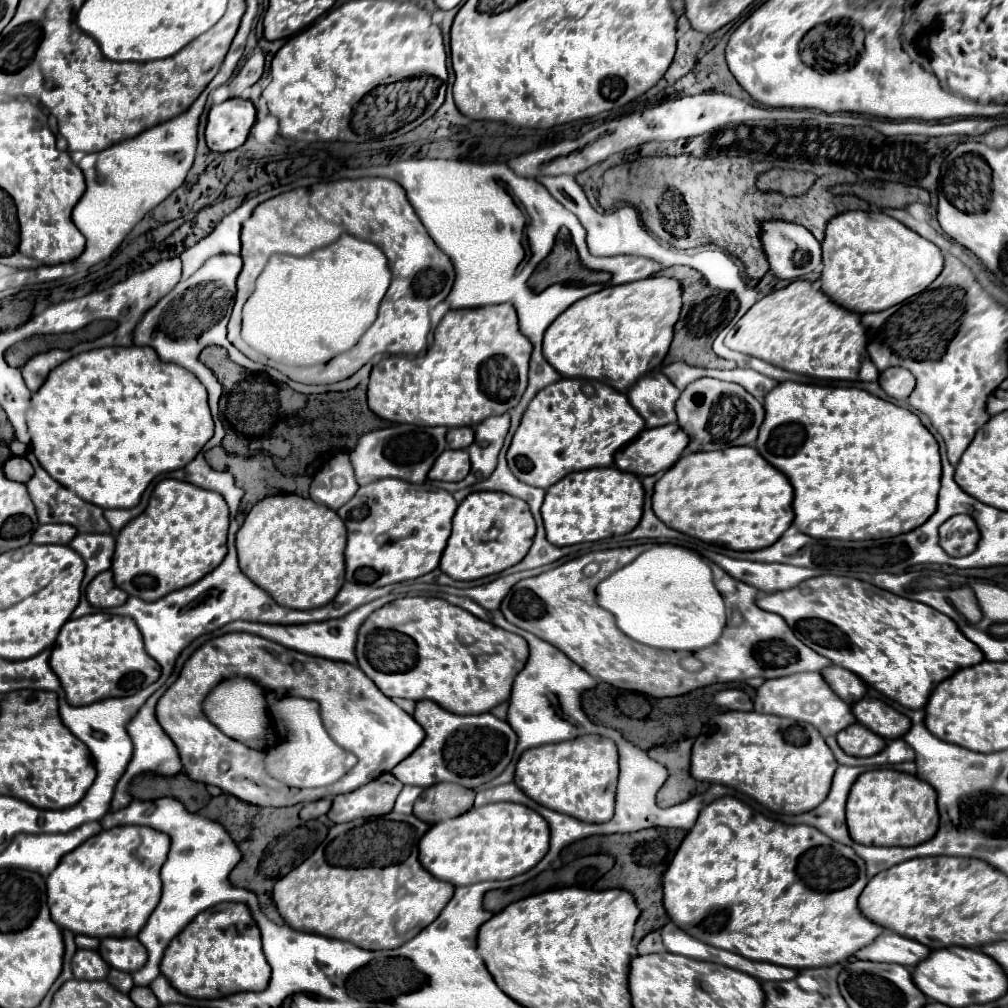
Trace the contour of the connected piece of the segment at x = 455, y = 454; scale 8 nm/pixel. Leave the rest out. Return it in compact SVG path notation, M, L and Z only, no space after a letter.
M447 449L441 453L435 461L435 465L429 471L429 479L439 479L439 481L461 481L467 477L471 471L469 465L469 453L459 449Z

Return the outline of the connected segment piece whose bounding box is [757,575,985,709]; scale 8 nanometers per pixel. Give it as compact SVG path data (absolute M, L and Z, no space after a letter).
M821 575L803 581L801 585L769 593L757 599L757 605L763 611L773 611L781 615L787 625L793 629L793 633L813 651L819 655L831 659L837 667L849 669L855 675L859 675L869 687L877 689L891 701L897 701L899 705L907 709L923 709L929 701L931 691L947 677L951 677L955 671L963 667L971 667L981 663L983 651L971 643L951 621L947 615L933 611L929 605L899 597L895 593L883 591L871 583L853 579L853 577L839 577L839 575Z

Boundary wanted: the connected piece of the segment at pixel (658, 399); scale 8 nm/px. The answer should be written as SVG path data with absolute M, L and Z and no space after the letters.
M653 369L629 389L627 397L647 427L661 427L675 423L675 401L679 393L659 369Z

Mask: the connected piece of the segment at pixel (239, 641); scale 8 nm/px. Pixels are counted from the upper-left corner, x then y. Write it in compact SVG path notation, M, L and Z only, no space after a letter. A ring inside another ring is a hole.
M227 633L201 645L183 665L179 679L159 699L157 721L177 745L183 769L191 779L217 785L223 791L261 807L287 807L349 793L369 783L373 777L391 771L423 741L421 725L389 697L385 697L357 665L297 653L251 633ZM231 677L249 677L263 689L315 699L319 703L327 733L333 737L333 741L337 741L337 745L343 745L343 749L349 749L357 755L357 765L337 783L321 789L291 791L287 785L271 779L263 771L259 751L221 733L221 729L209 723L207 715L203 713L203 701L207 693Z

